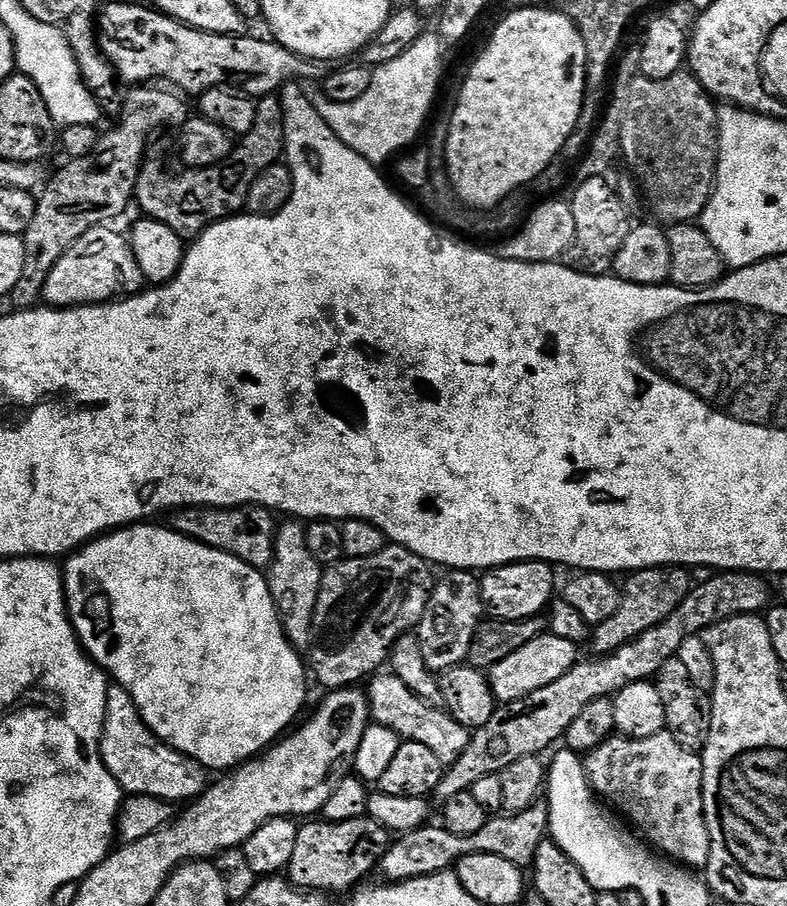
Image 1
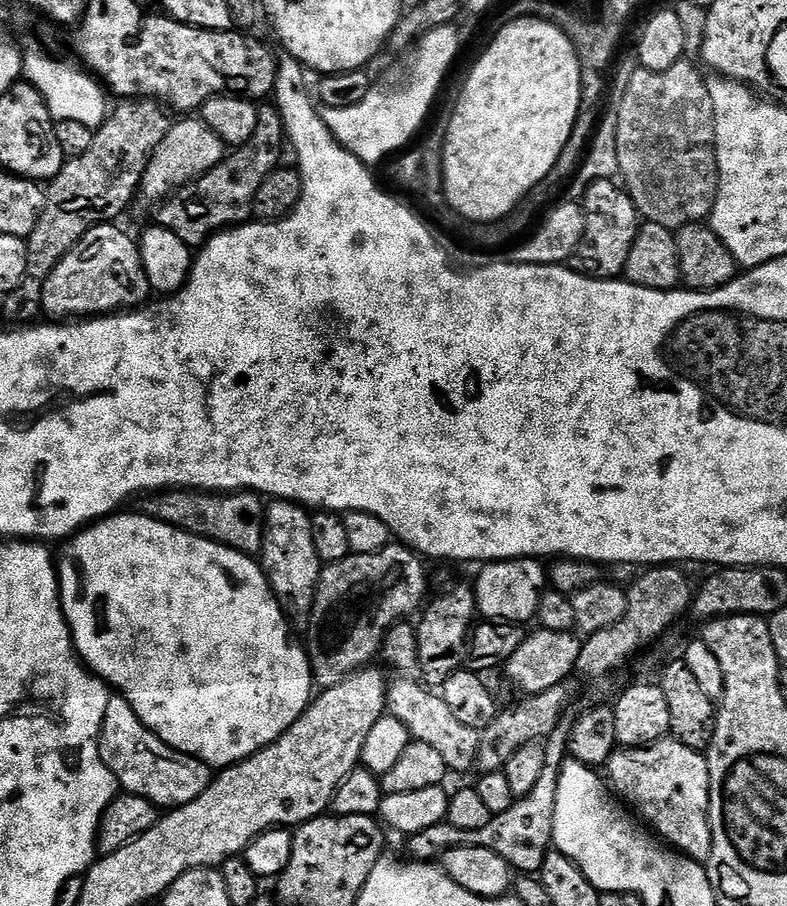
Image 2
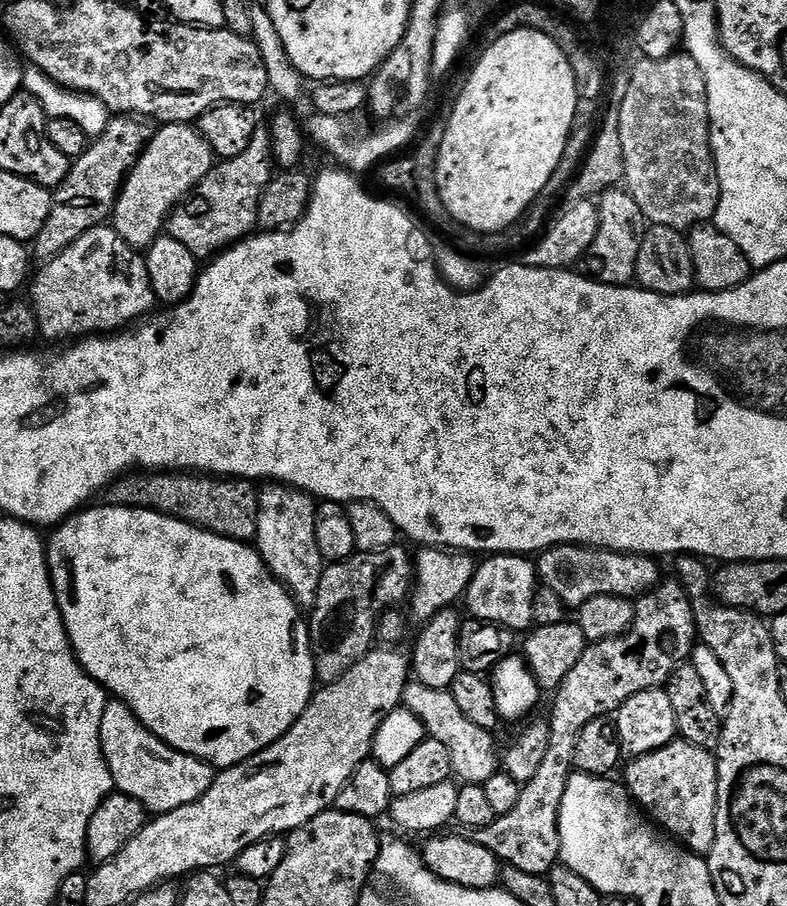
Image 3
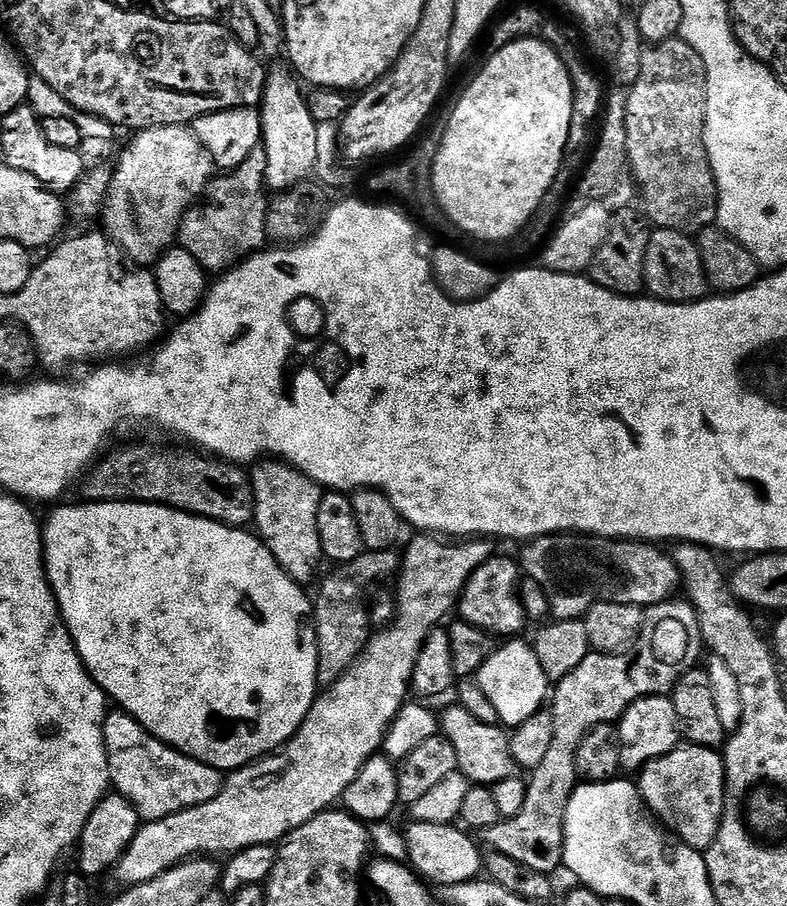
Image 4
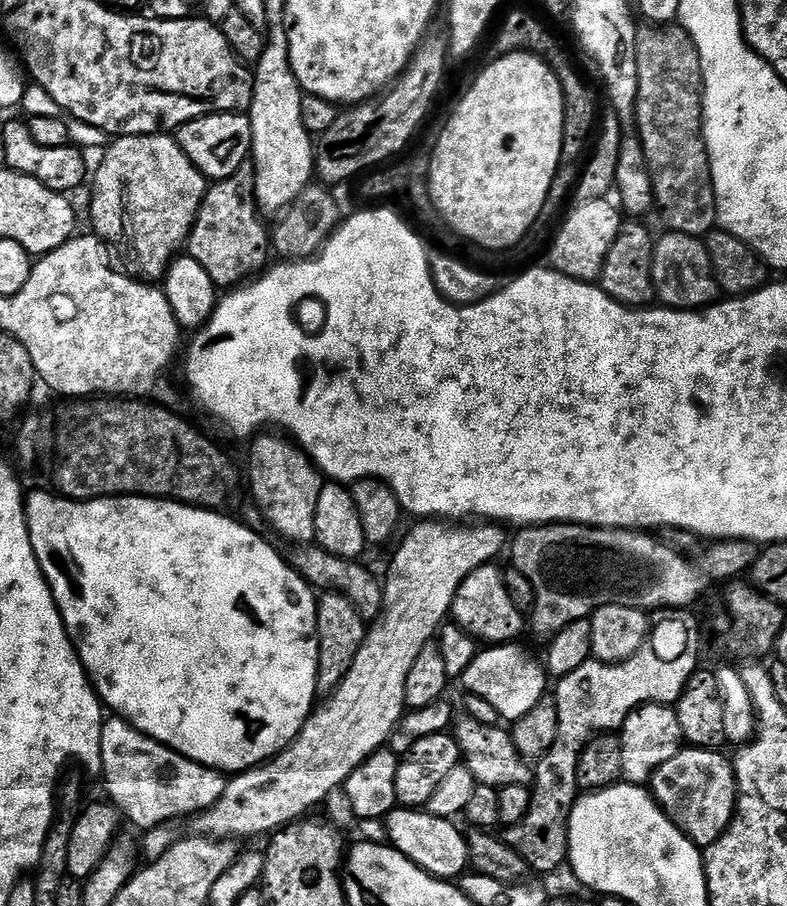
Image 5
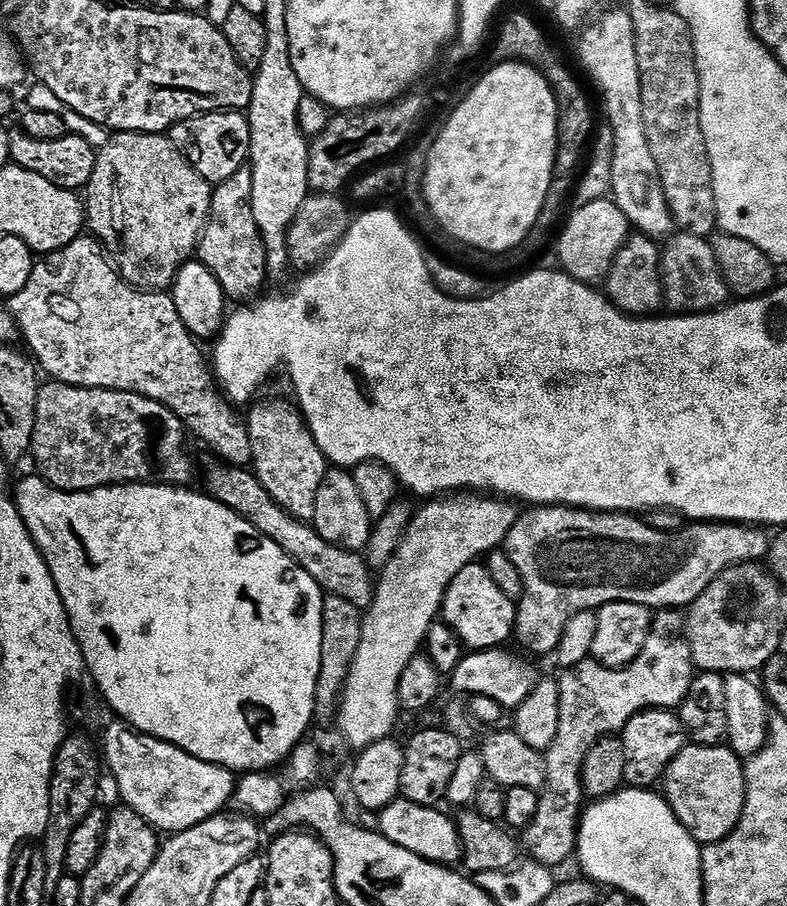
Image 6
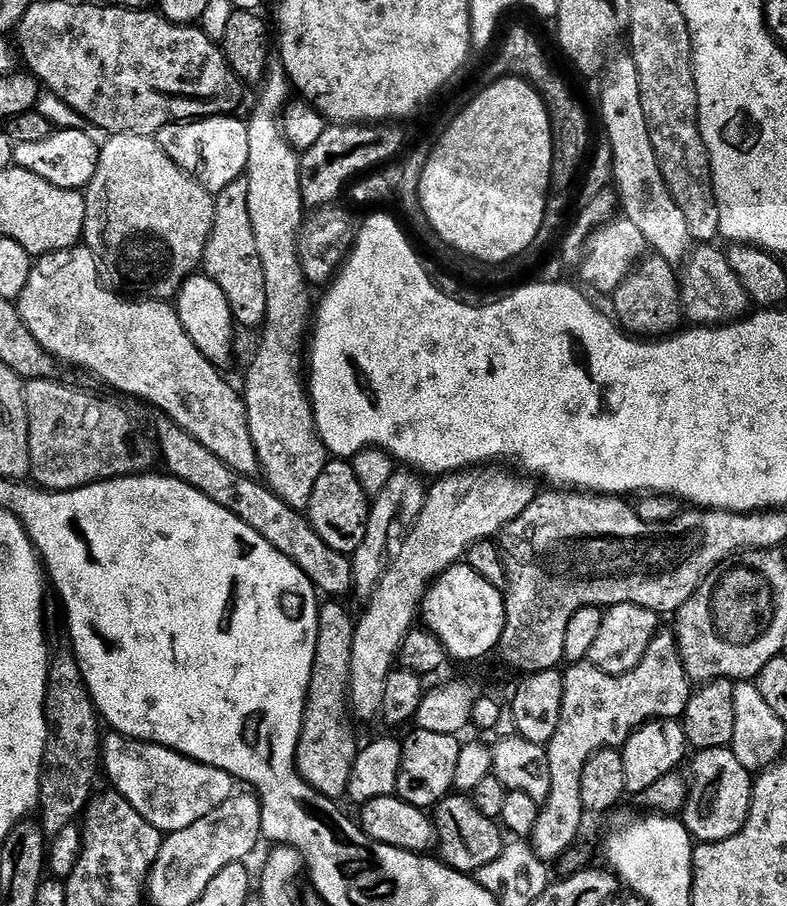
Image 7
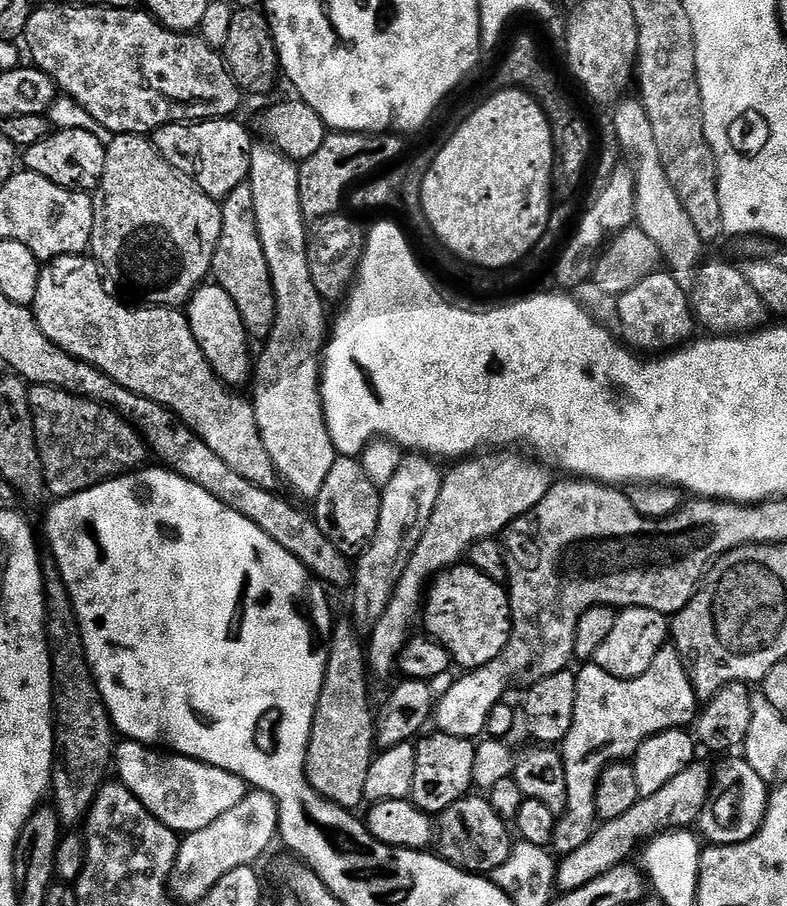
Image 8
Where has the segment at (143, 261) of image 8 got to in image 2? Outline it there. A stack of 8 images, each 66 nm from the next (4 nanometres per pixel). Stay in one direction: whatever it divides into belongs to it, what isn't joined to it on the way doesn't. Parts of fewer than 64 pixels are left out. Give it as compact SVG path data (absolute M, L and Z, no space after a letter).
M180 118L173 123L170 134L162 138L162 142L148 159L144 177L140 179L139 199L163 202L177 190L191 185L199 176L206 175L214 166L226 159L226 146L210 126L199 118Z

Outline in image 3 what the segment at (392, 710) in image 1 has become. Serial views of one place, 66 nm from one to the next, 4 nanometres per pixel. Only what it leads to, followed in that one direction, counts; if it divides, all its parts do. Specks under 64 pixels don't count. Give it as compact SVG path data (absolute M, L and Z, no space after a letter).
M409 682L404 687L403 707L410 710L422 722L425 733L431 739L442 742L446 751L450 753L450 766L452 775L461 785L485 784L490 778L494 778L496 772L501 771L502 756L496 752L496 740L489 729L477 726L470 722L458 702L454 702L454 694L449 689L430 690L430 686L422 686L415 682Z

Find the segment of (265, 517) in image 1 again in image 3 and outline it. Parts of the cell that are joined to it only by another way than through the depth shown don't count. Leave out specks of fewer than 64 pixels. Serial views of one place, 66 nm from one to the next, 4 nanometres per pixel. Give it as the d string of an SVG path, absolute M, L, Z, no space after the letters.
M156 470L151 474L125 474L107 489L107 503L126 508L149 508L173 516L222 538L255 541L258 530L258 488L251 480L221 478L207 474Z

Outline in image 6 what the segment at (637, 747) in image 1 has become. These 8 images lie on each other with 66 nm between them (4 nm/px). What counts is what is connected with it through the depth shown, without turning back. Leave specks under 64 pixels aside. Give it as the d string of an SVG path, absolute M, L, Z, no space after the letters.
M689 743L664 772L662 795L697 844L716 844L738 826L746 802L745 761L731 748Z

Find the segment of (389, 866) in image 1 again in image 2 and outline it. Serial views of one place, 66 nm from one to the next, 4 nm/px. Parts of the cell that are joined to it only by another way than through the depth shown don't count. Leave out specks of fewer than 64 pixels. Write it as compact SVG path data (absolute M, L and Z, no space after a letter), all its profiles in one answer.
M561 722L553 732L546 737L546 766L538 778L534 790L530 794L513 799L510 810L506 814L493 816L482 830L458 830L447 822L438 826L430 826L430 830L422 830L418 834L407 837L408 852L413 861L432 862L443 857L449 848L458 846L482 846L486 850L494 850L498 858L502 858L513 870L520 874L536 874L541 871L543 860L553 847L554 834L554 802L558 800L558 778L560 767L568 756L569 725Z

